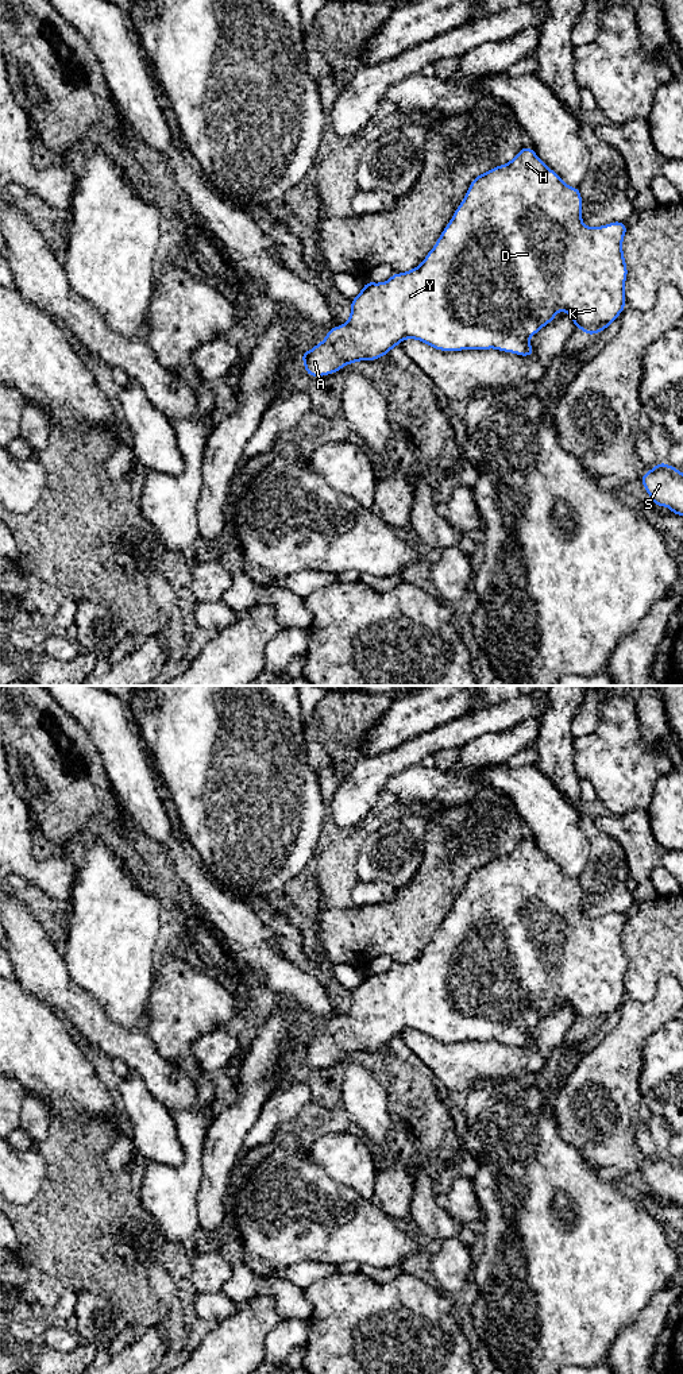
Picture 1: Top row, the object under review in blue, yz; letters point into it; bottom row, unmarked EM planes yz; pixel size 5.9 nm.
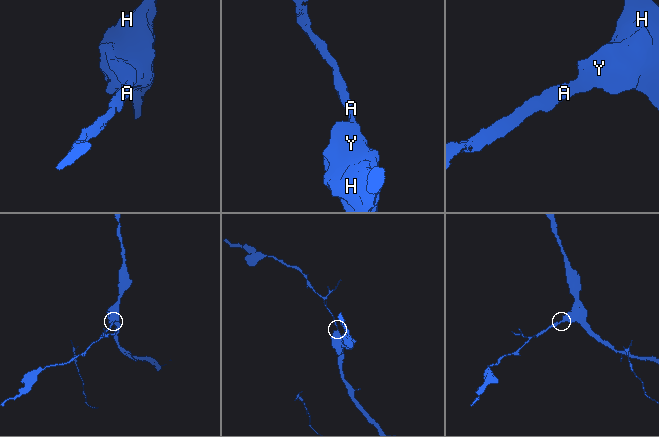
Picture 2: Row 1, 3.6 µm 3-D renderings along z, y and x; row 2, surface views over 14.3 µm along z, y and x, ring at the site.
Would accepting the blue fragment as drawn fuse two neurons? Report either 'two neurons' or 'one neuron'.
one neuron

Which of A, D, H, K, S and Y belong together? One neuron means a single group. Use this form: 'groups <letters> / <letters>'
groups A D H K S Y

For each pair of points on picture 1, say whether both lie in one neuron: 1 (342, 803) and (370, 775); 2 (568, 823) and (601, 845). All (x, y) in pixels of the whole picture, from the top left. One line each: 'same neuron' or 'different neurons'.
1: same neuron
2: different neurons

